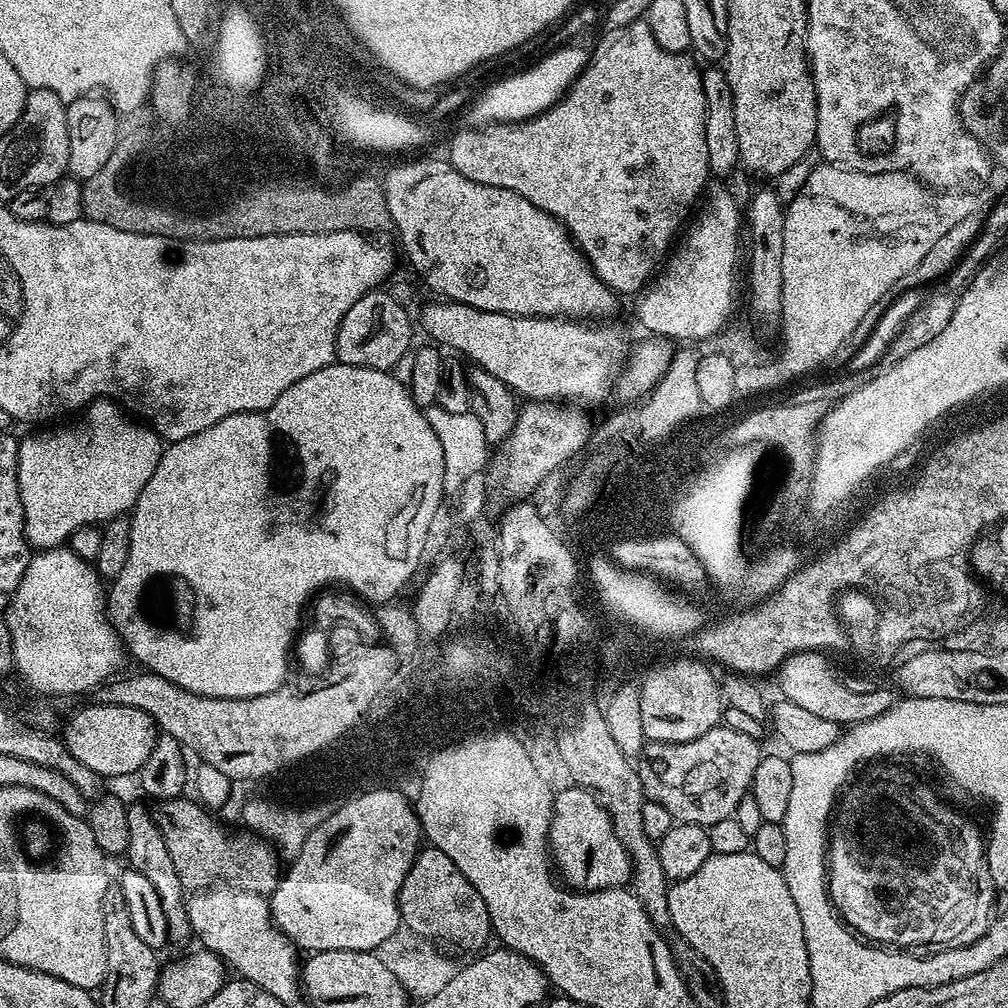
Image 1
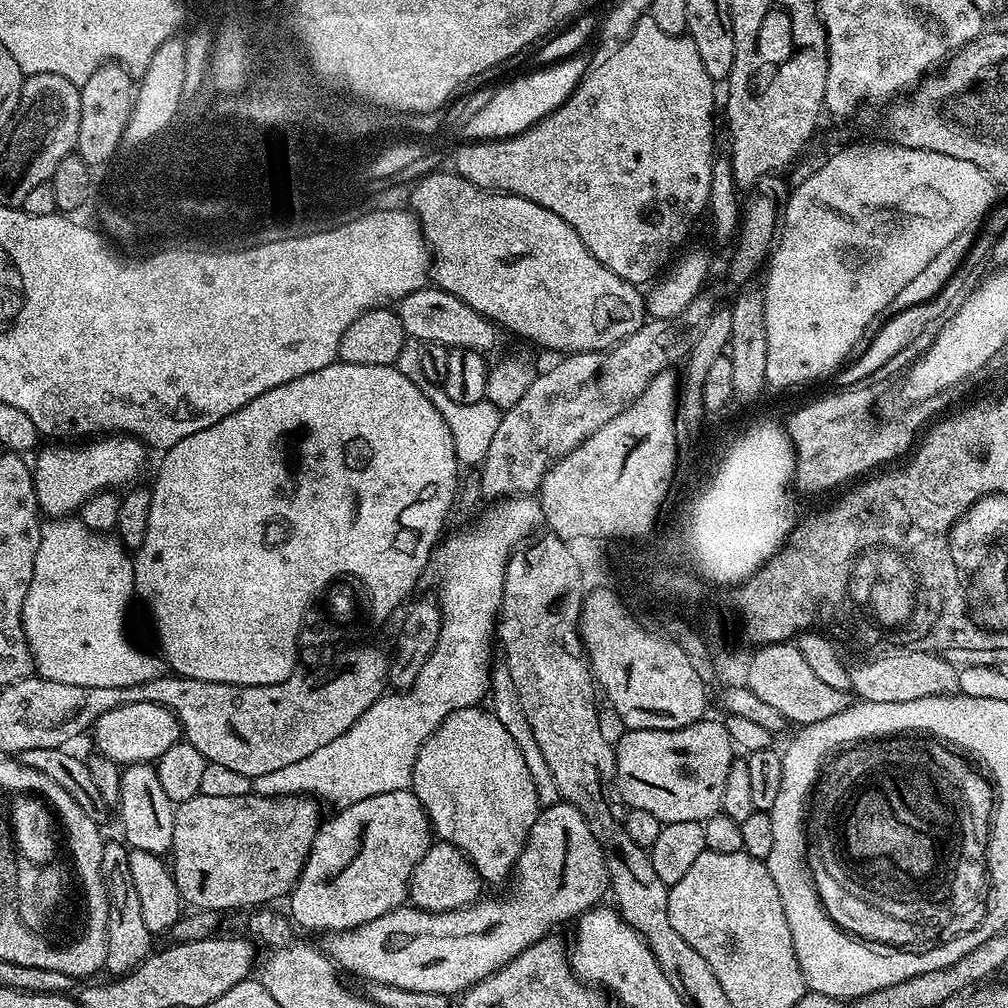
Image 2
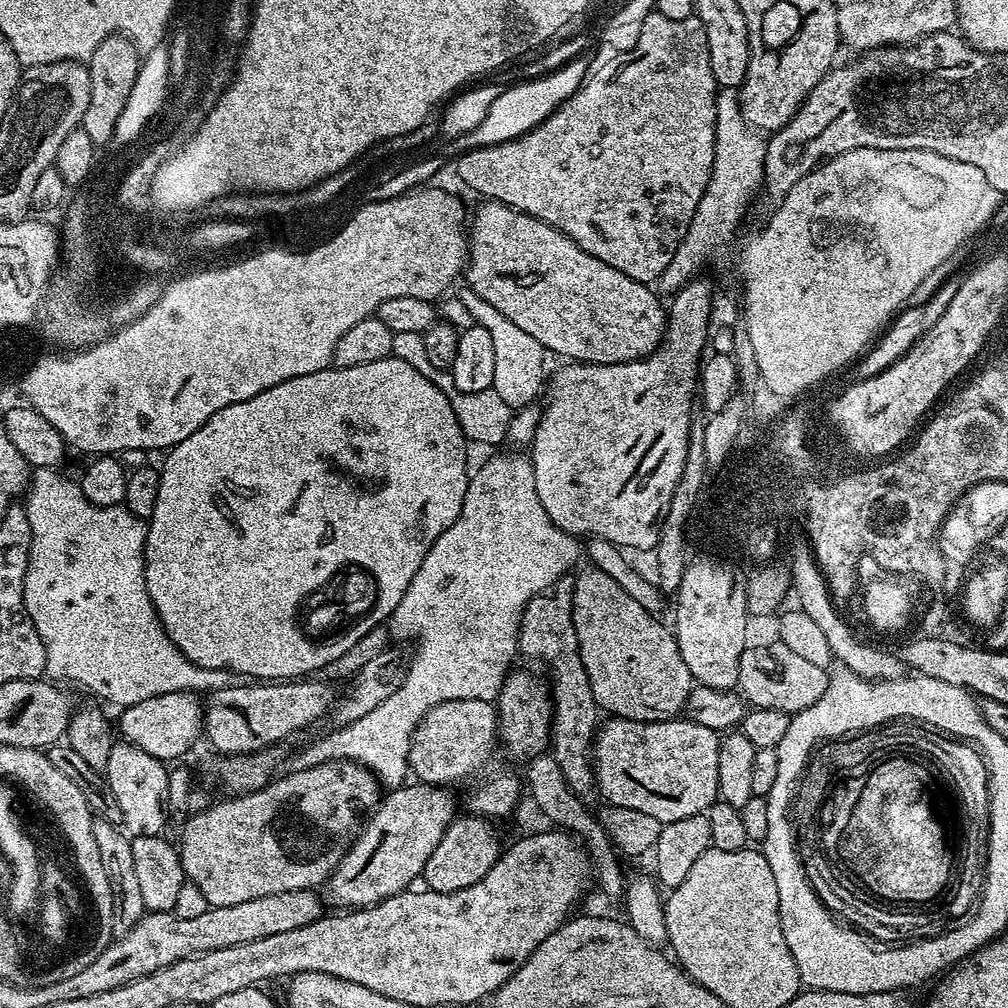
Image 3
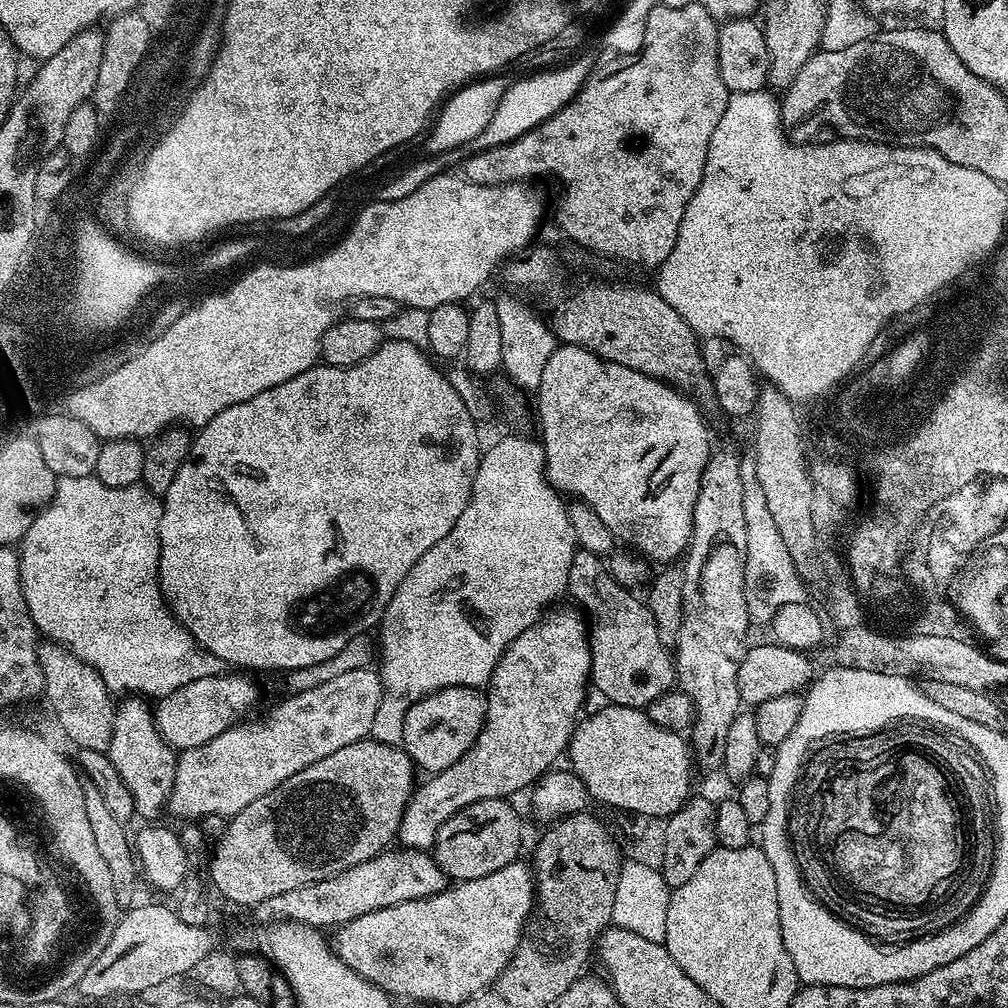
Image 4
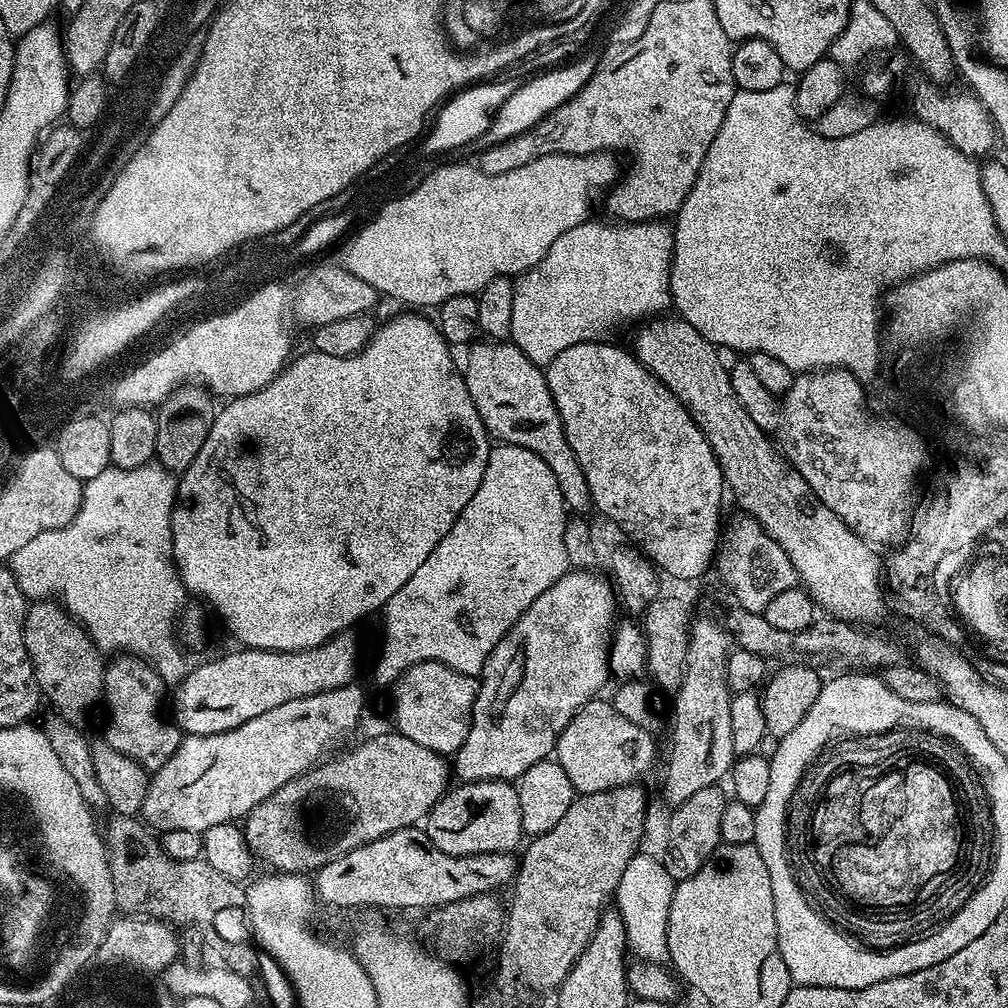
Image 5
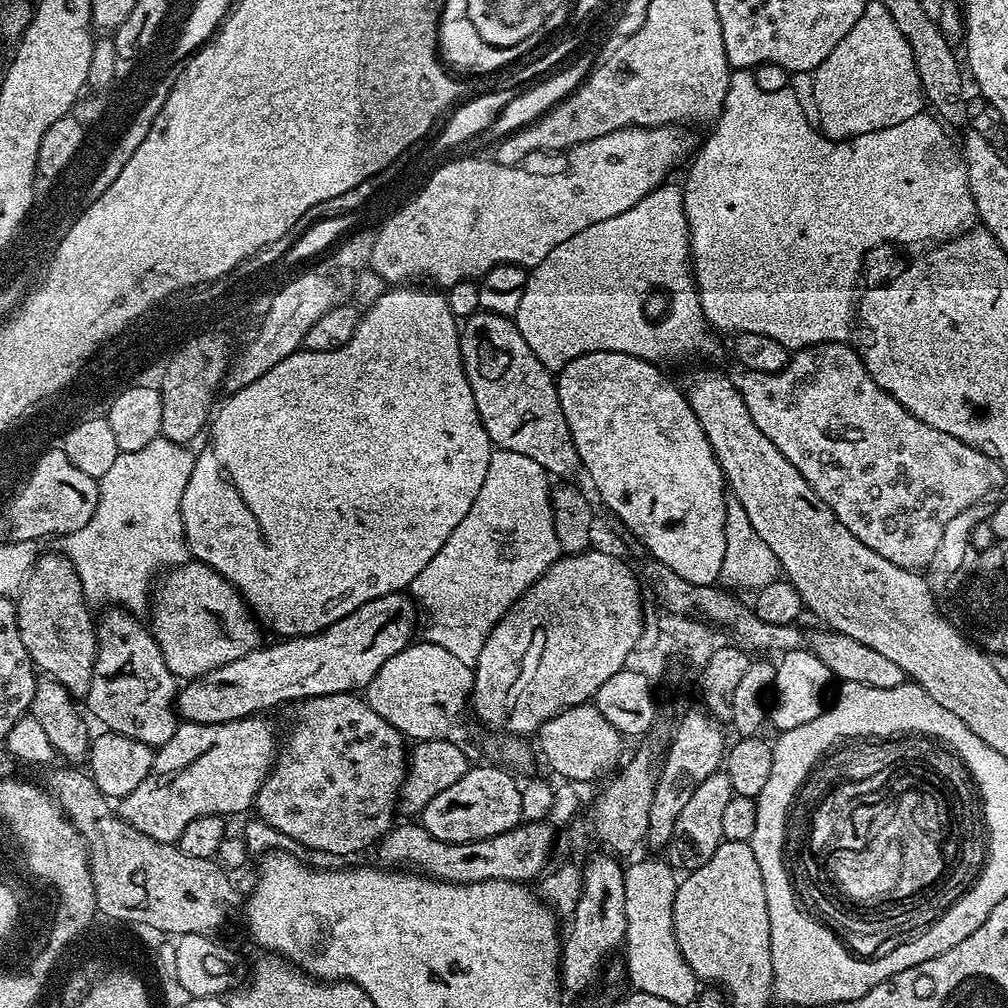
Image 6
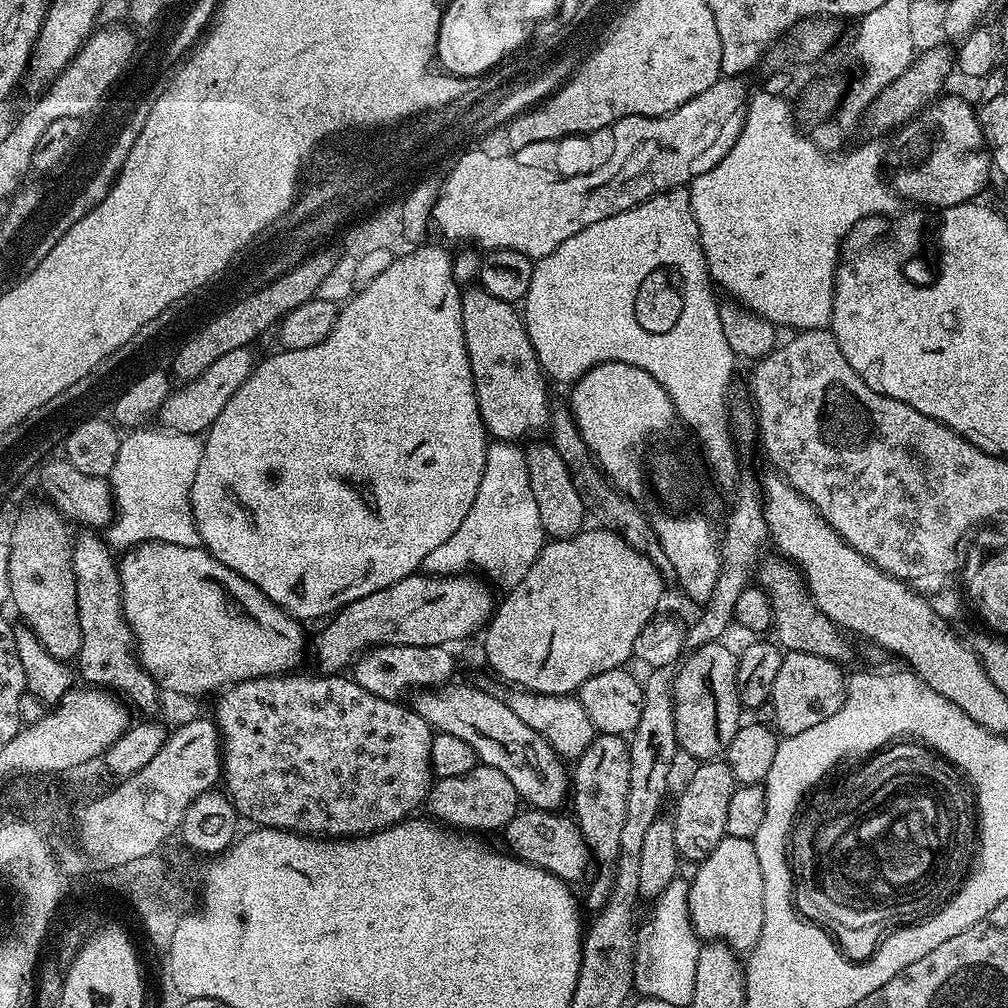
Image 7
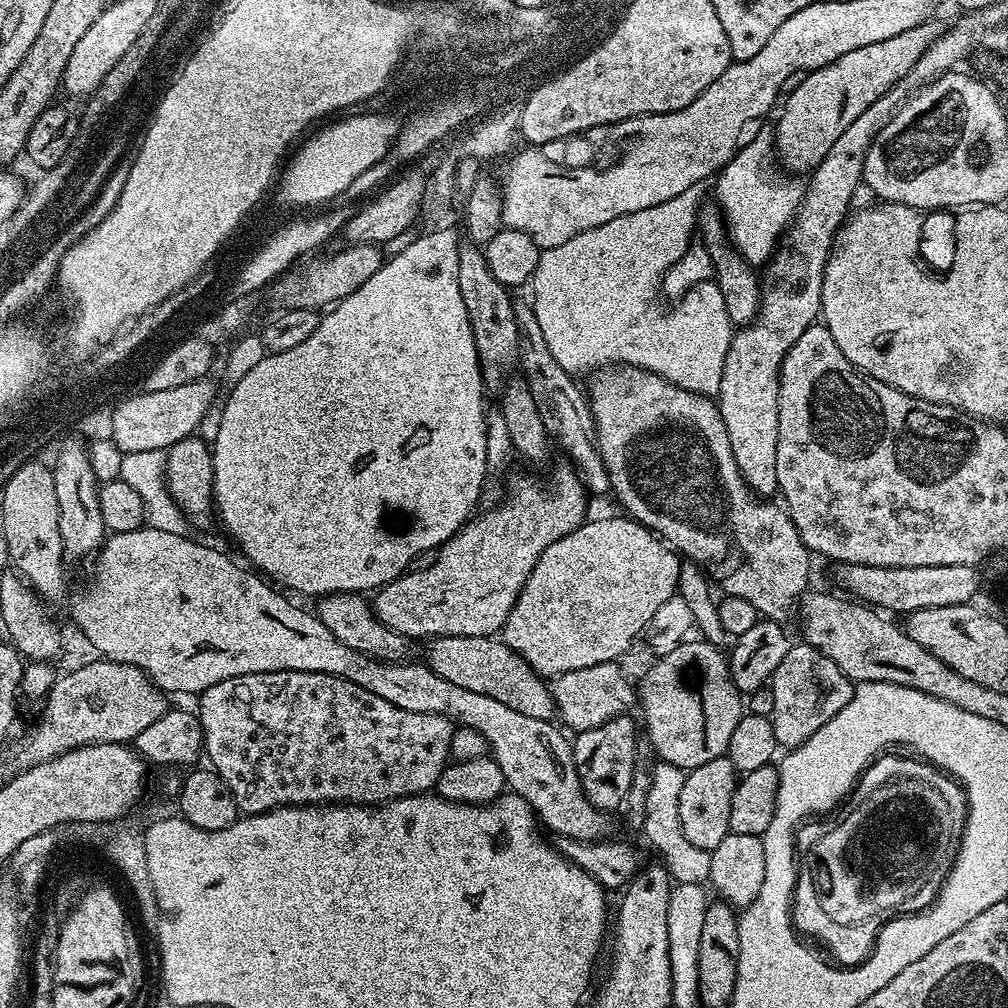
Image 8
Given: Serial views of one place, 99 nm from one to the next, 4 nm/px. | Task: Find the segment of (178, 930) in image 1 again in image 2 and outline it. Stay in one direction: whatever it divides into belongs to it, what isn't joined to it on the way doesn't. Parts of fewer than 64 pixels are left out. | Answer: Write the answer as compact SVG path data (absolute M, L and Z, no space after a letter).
M129 764L120 773L120 828L124 831L122 840L129 849L137 848L158 857L172 851L172 835L174 834L174 800L168 790L162 786L157 769L152 764Z

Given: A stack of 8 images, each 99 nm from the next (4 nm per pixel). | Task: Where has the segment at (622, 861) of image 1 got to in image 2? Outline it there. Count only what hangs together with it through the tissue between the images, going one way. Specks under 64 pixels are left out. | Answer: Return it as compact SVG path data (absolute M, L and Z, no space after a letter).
M557 802L554 805L545 807L541 811L540 817L534 822L534 826L530 830L528 840L524 844L524 848L520 851L520 857L516 863L515 869L510 877L510 883L507 885L508 893L500 896L497 900L487 900L481 898L475 904L468 904L465 908L458 910L450 910L449 912L424 912L415 906L401 906L395 908L392 912L387 912L382 918L376 918L374 922L368 922L358 928L351 928L345 932L334 932L323 937L323 951L329 960L336 965L337 969L353 972L356 976L368 980L372 984L385 984L386 986L398 986L398 990L416 990L422 994L438 994L449 998L455 997L454 994L463 994L468 989L475 986L478 982L482 982L490 974L494 974L502 966L506 966L514 958L518 958L518 954L522 954L522 950L526 950L531 944L536 944L539 940L545 939L549 935L548 932L555 924L564 924L575 921L577 918L589 912L591 908L597 907L601 903L603 896L607 897L610 892L608 883L608 867L606 866L606 858L602 846L598 842L598 838L594 838L594 834L590 834L590 826L586 822L586 818L582 818L582 814L573 804L567 802Z

